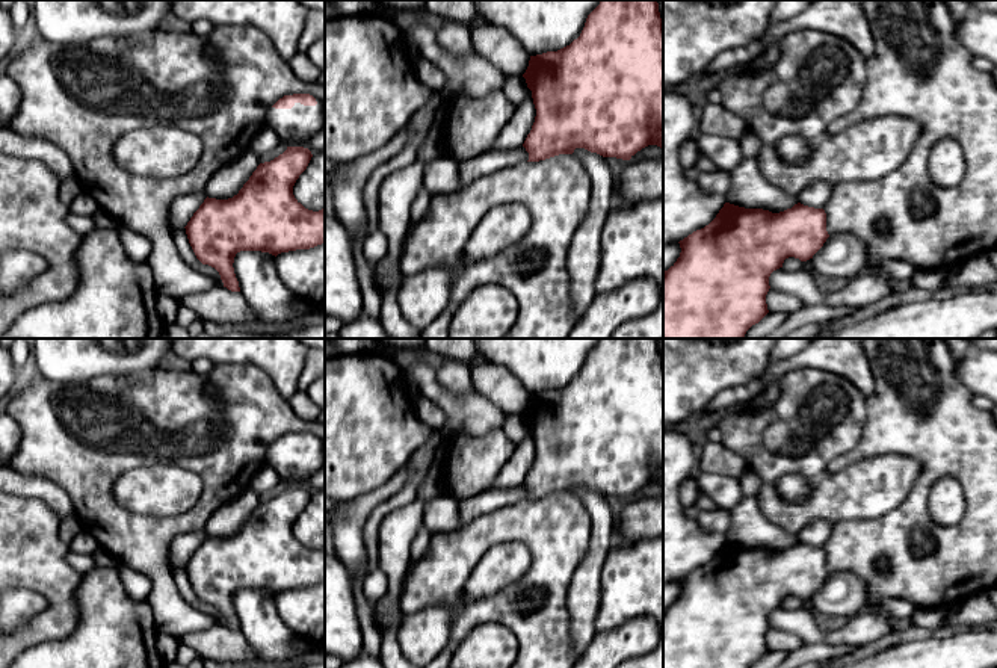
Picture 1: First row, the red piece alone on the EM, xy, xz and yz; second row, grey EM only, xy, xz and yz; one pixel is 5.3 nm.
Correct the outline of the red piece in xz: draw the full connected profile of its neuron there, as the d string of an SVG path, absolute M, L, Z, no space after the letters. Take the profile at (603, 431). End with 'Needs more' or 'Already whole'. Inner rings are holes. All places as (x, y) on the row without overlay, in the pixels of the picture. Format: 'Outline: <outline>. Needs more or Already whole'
Outline: M601 339L588 354L585 366L577 378L569 384L542 393L530 394L529 405L523 413L527 426L532 429L536 447L535 461L523 485L529 491L527 500L539 500L559 493L573 493L576 487L585 487L603 496L616 496L630 499L637 490L648 484L657 484L663 488L663 360L659 351L657 339Z. Already whole

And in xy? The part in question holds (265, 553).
Outline: M310 432L284 434L269 447L264 464L278 473L287 488L273 499L260 502L233 537L207 535L184 565L196 597L215 606L224 626L231 630L240 630L233 606L237 591L261 589L276 595L281 591L325 582L325 547L308 549L293 533L296 518L313 496L311 490L301 482L325 465L325 444Z. Needs more

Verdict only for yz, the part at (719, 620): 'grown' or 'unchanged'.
unchanged

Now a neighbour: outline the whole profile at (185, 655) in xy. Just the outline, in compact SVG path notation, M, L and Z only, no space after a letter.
M180 642L178 651L177 651L177 662L180 665L187 666L190 662L193 662L198 657L199 654L195 650Z

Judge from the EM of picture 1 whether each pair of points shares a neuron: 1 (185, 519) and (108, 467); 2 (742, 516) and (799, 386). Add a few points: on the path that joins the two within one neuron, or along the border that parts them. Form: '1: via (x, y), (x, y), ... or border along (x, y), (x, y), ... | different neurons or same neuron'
1: via (156, 526), (129, 526), (104, 502), (104, 496) | same neuron
2: border along (756, 497), (760, 511), (778, 525) | different neurons

